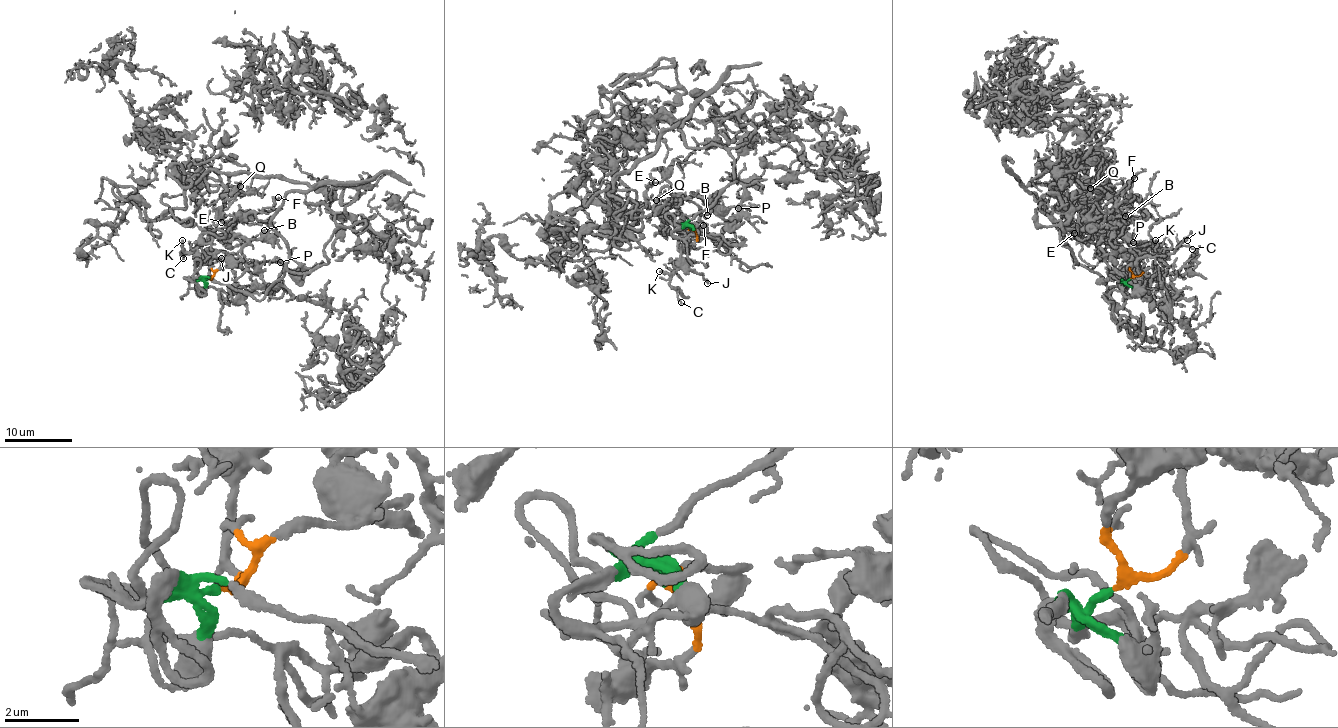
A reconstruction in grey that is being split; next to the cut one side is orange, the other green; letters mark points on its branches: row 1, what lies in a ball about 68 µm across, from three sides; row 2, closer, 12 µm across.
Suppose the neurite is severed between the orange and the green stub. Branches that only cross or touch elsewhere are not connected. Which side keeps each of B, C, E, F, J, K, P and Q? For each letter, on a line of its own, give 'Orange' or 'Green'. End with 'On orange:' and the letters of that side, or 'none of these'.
B: Green
C: Orange
E: Green
F: Green
J: Orange
K: Orange
P: Green
Q: Green
On orange: C, J, K

